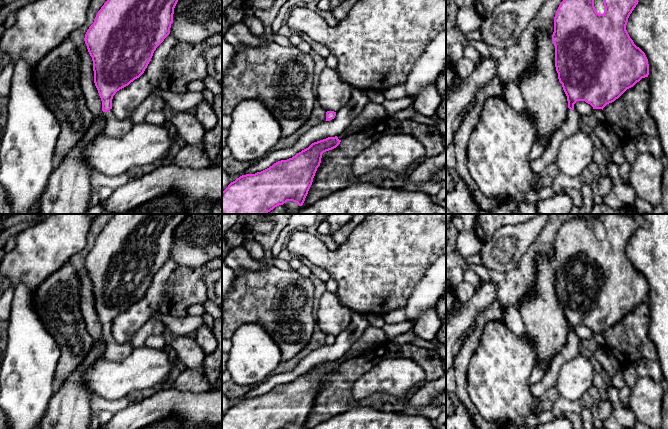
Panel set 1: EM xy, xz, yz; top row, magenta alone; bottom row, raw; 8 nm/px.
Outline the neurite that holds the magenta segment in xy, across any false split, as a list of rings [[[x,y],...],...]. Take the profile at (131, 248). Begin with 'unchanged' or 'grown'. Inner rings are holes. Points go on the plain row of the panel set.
grown; [[[114,214],[87,254],[84,265],[93,285],[94,307],[102,325],[103,340],[106,343],[104,357],[107,360],[121,361],[131,354],[133,347],[130,343],[120,344],[114,339],[113,320],[144,297],[154,275],[170,258],[174,232],[187,216],[188,214]]]

